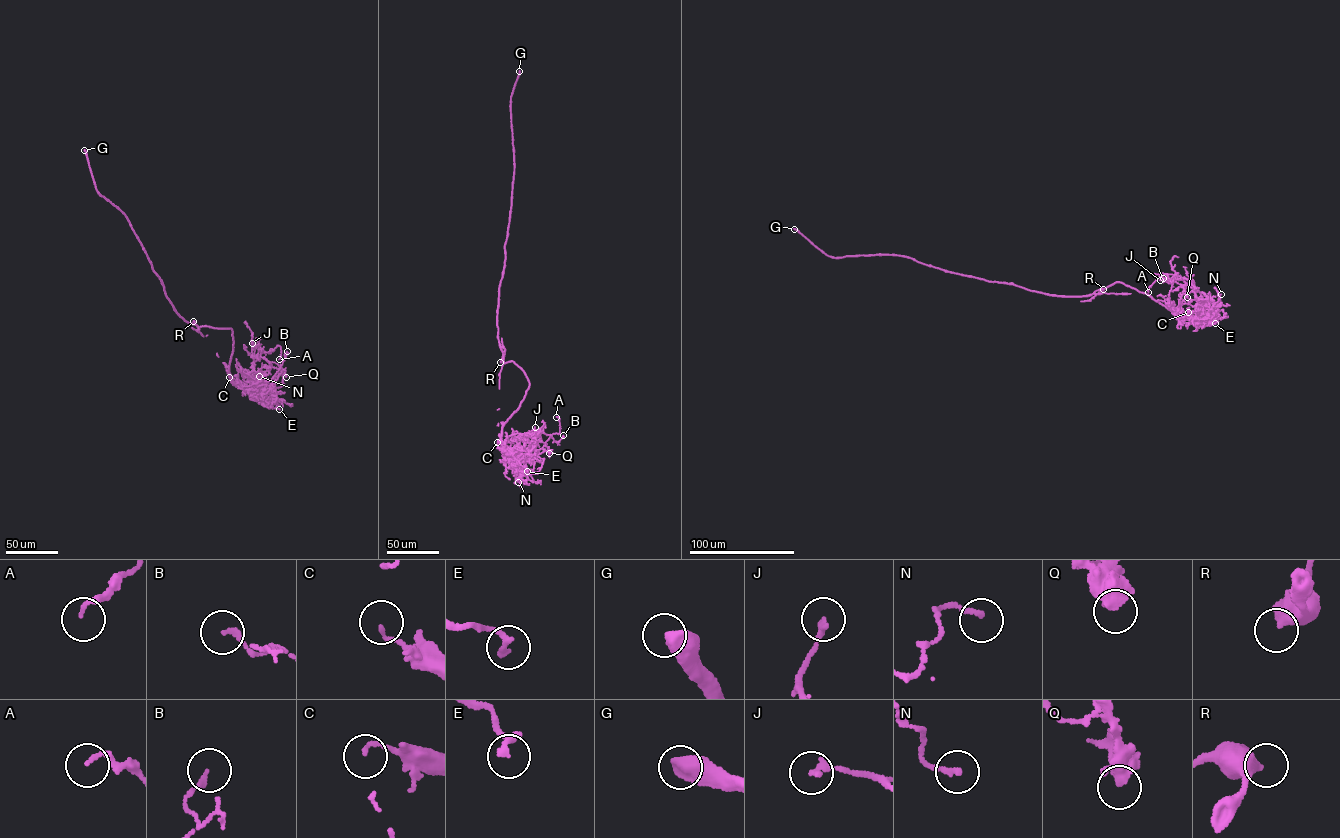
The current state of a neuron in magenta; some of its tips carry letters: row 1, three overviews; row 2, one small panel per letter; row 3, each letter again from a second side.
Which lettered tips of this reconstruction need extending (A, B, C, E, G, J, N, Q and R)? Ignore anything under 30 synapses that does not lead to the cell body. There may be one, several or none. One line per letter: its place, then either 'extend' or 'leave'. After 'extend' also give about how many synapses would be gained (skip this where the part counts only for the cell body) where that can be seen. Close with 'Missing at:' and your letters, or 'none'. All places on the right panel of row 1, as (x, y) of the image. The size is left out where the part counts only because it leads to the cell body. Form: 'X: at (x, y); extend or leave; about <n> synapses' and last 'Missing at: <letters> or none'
A: at (1148, 292); leave
B: at (1163, 278); leave
C: at (1188, 312); leave
E: at (1215, 323); leave
G: at (794, 229); extend; about 1000 synapses
J: at (1160, 280); leave
N: at (1221, 294); leave
Q: at (1187, 297); leave
R: at (1103, 289); leave
Missing at: G

